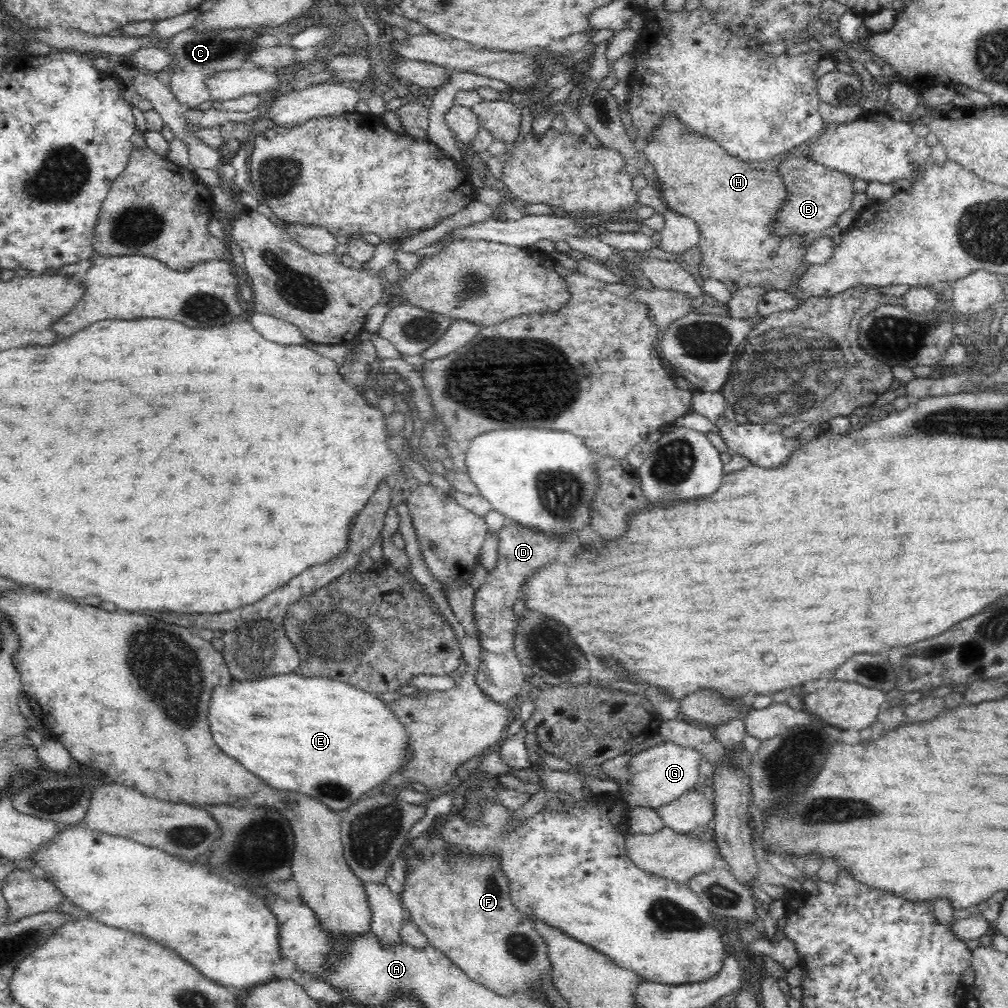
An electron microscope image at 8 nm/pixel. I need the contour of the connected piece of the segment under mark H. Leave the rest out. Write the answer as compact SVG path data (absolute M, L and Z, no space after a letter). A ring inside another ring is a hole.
M671 112L670 114L666 114L666 116L664 116L662 124L654 128L654 132L648 136L648 140L645 141L645 144L642 145L641 148L645 158L647 158L649 163L652 164L650 173L654 173L662 184L662 200L664 204L666 204L666 206L670 206L674 212L691 218L699 226L699 231L701 232L701 237L698 244L700 264L697 264L695 267L697 268L697 271L700 272L703 279L714 279L724 283L732 294L742 288L745 288L746 286L758 286L767 290L786 289L792 287L792 282L795 280L794 273L801 266L801 263L805 261L804 256L806 256L806 252L808 252L808 247L811 243L808 242L808 244L806 244L804 235L798 235L798 233L790 233L789 235L784 235L783 237L780 237L780 235L776 235L776 233L774 233L774 223L772 222L776 220L776 216L778 216L778 212L782 210L782 206L784 206L786 198L790 196L790 191L786 189L786 185L784 185L784 181L782 181L782 177L780 177L778 173L775 173L774 171L769 172L764 169L760 169L759 167L755 167L754 161L744 161L730 156L724 148L722 148L722 145L715 140L707 138L707 136L698 136L697 134L692 134L689 132L689 130L680 122L680 119L676 118L673 114L671 114Z

